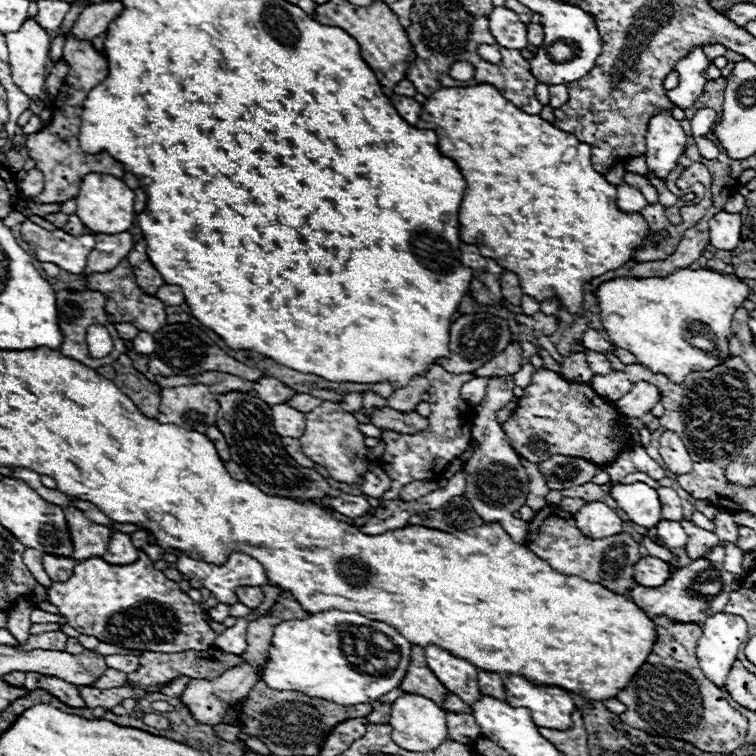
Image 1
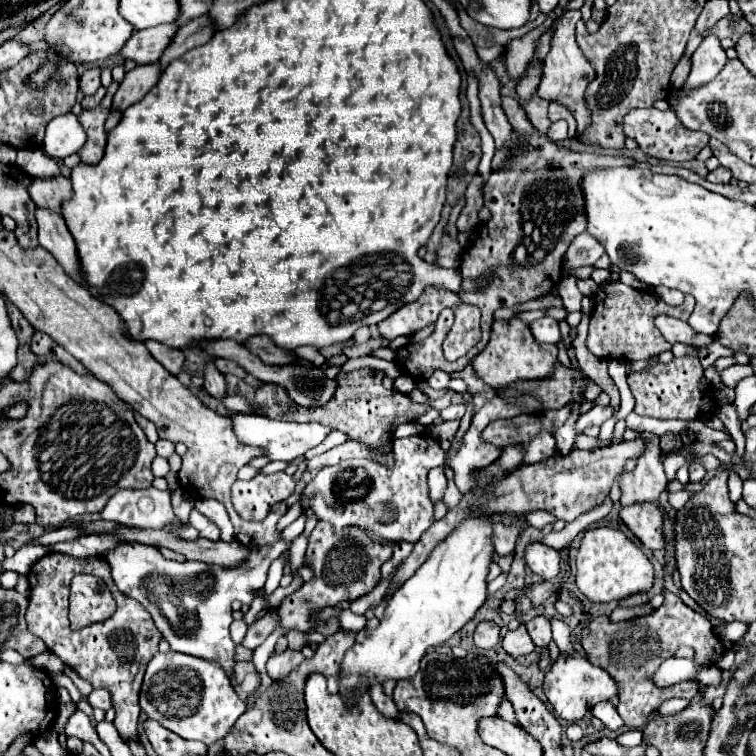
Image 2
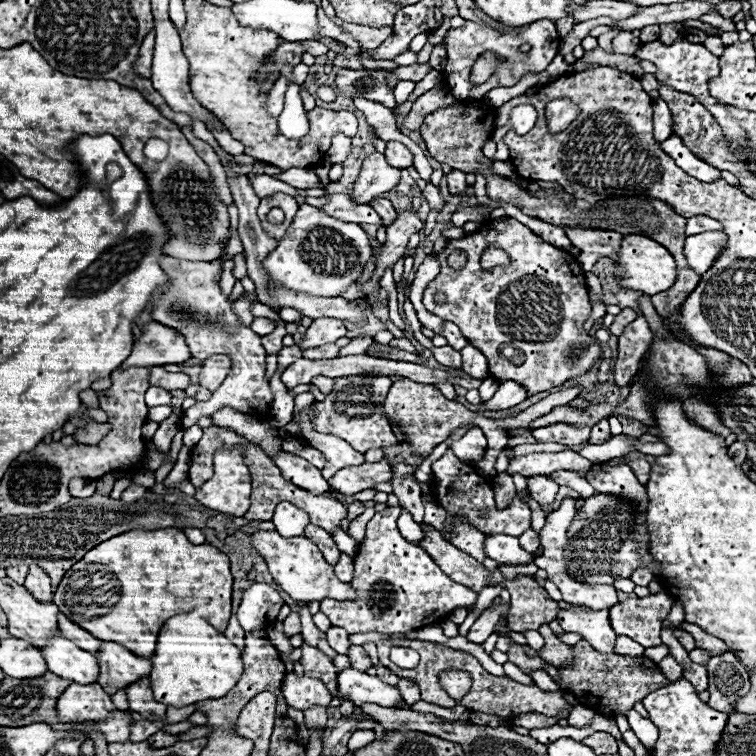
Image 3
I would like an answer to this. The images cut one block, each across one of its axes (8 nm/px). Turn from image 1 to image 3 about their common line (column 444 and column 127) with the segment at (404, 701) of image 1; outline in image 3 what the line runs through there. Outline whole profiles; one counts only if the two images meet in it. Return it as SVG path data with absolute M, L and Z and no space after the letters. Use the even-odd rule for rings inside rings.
M112 712L108 720L94 722L94 726L104 734L108 742L128 742L130 734L130 712Z

